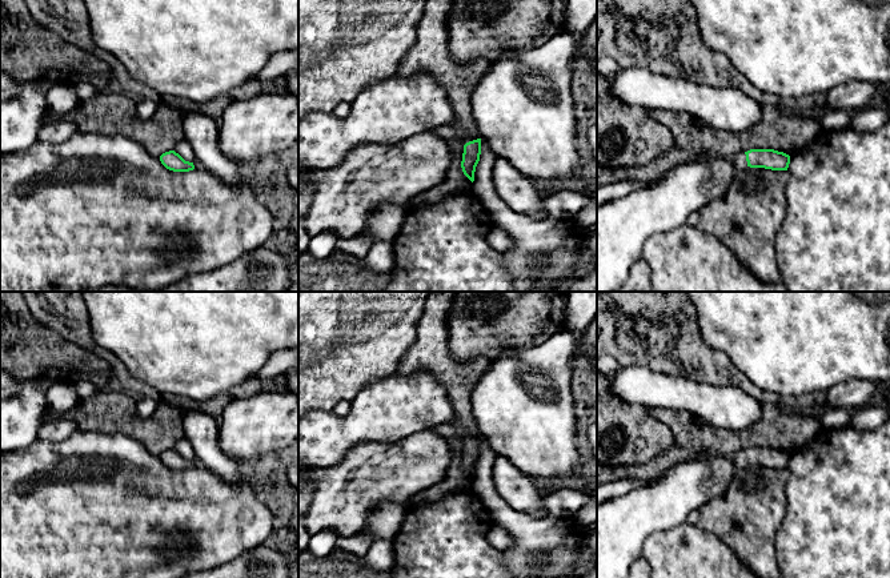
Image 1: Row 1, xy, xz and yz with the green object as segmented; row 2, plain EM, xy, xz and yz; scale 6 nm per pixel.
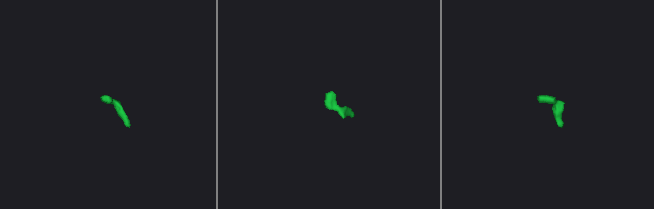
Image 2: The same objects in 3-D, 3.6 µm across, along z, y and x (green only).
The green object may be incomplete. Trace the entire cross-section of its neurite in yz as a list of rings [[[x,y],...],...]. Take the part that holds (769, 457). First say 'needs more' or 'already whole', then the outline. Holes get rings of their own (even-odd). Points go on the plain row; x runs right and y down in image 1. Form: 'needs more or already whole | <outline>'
needs more | [[[750,447],[730,455],[737,470],[750,466],[765,466],[771,469],[787,469],[790,454],[774,447]]]

